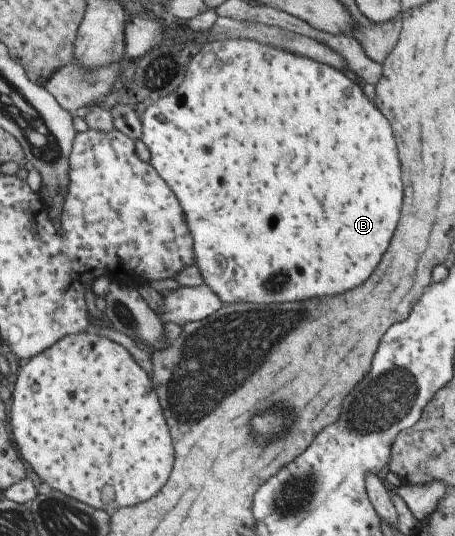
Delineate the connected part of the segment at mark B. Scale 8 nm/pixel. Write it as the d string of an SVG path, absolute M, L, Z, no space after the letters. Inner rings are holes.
M247 38L205 42L201 51L191 59L185 79L181 79L177 92L155 100L141 114L141 141L151 153L150 164L179 199L193 238L195 266L199 269L205 285L218 295L223 304L284 304L323 295L333 297L351 291L363 285L375 271L383 253L389 247L389 239L399 221L403 183L389 121L375 109L363 89L343 71L310 57L295 54L297 53Z

